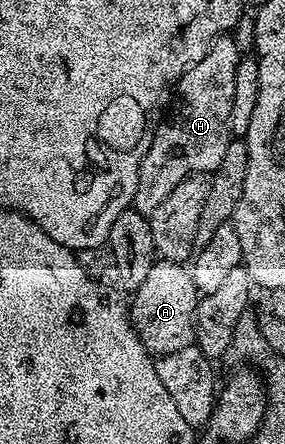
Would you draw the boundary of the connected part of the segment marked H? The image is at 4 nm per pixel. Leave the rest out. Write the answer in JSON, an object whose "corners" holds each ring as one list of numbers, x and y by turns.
{"corners":[[231,35,218,37,209,47,205,59,201,59,201,63,192,67,175,86,169,112,155,129,153,143,149,143,149,151,145,151,139,168,137,191,133,202,133,208,138,213,149,215,154,209,161,207,169,191,173,191,173,187,177,187,177,183,181,183,186,177,192,177,195,173,212,174,217,167,221,167,221,159,225,159,225,147,229,147,233,139,230,131,230,112,233,108,234,83,241,58,239,45,233,38]]}

